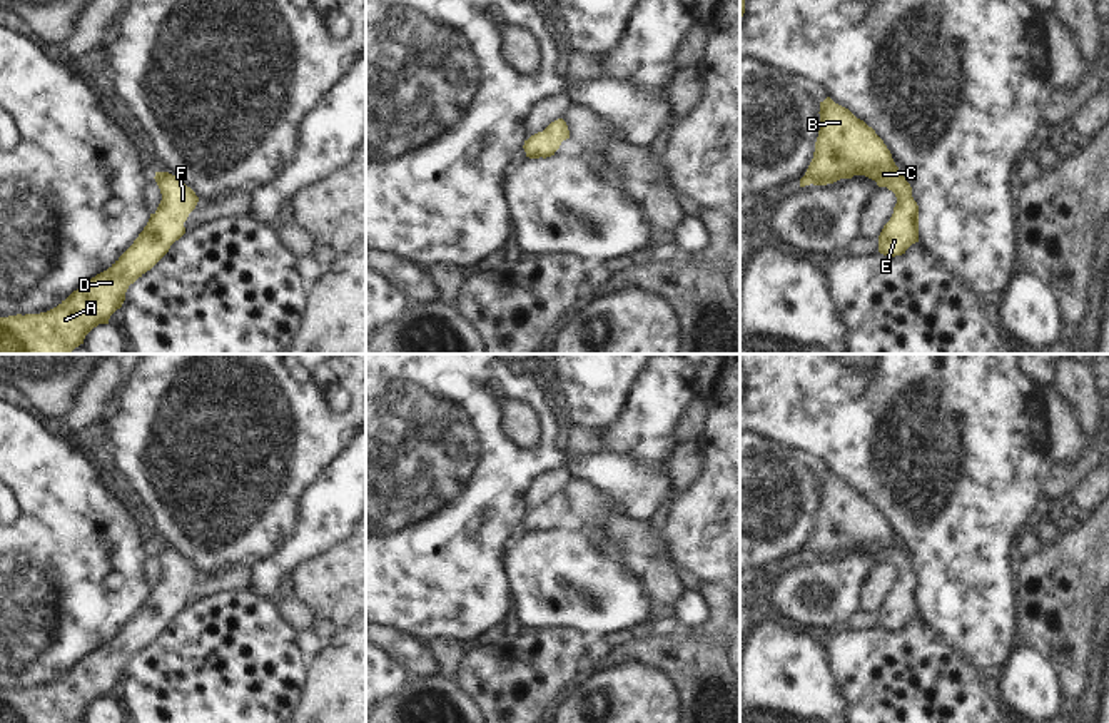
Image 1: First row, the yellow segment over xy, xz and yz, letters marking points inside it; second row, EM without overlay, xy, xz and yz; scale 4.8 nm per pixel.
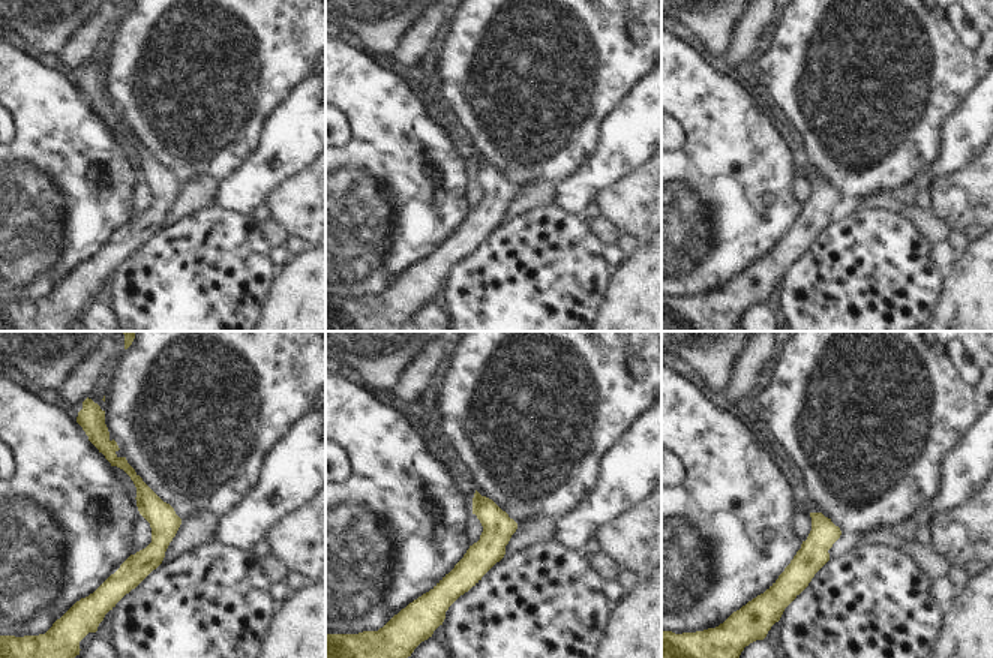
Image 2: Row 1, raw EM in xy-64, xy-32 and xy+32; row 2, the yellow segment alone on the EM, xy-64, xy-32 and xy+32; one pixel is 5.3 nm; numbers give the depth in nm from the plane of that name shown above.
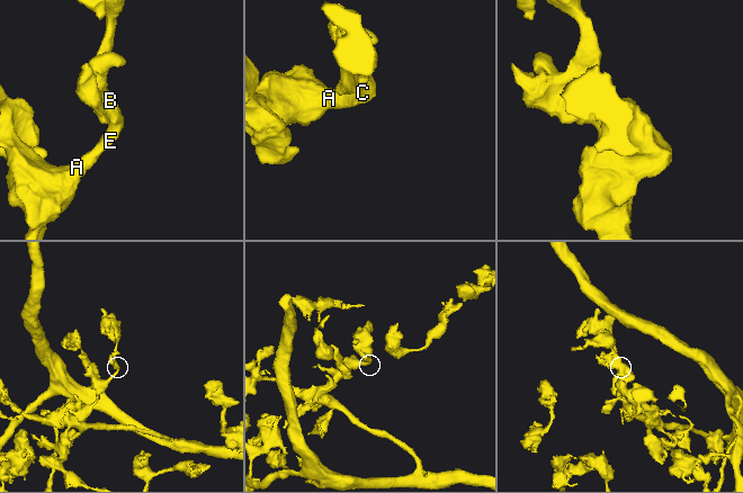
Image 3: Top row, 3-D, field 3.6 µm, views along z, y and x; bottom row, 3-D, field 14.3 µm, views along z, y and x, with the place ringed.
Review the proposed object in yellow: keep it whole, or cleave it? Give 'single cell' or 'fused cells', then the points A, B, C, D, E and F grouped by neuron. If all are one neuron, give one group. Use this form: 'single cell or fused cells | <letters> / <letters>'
single cell | A B C D E F

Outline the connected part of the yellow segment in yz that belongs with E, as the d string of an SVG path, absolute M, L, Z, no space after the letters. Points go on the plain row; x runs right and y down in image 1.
M830 471L820 476L818 488L815 526L800 561L827 559L853 549L865 549L879 561L887 561L895 568L897 578L879 609L879 626L892 631L905 628L919 616L919 579L890 524L872 501Z

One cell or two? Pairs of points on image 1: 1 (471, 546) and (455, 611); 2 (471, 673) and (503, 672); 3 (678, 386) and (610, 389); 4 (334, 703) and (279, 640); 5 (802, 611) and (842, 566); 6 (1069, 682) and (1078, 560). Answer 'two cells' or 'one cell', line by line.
1: one cell
2: one cell
3: two cells
4: two cells
5: one cell
6: one cell

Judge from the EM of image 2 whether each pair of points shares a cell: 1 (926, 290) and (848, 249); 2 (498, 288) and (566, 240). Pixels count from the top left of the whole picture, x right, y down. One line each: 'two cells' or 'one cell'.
1: one cell
2: one cell

